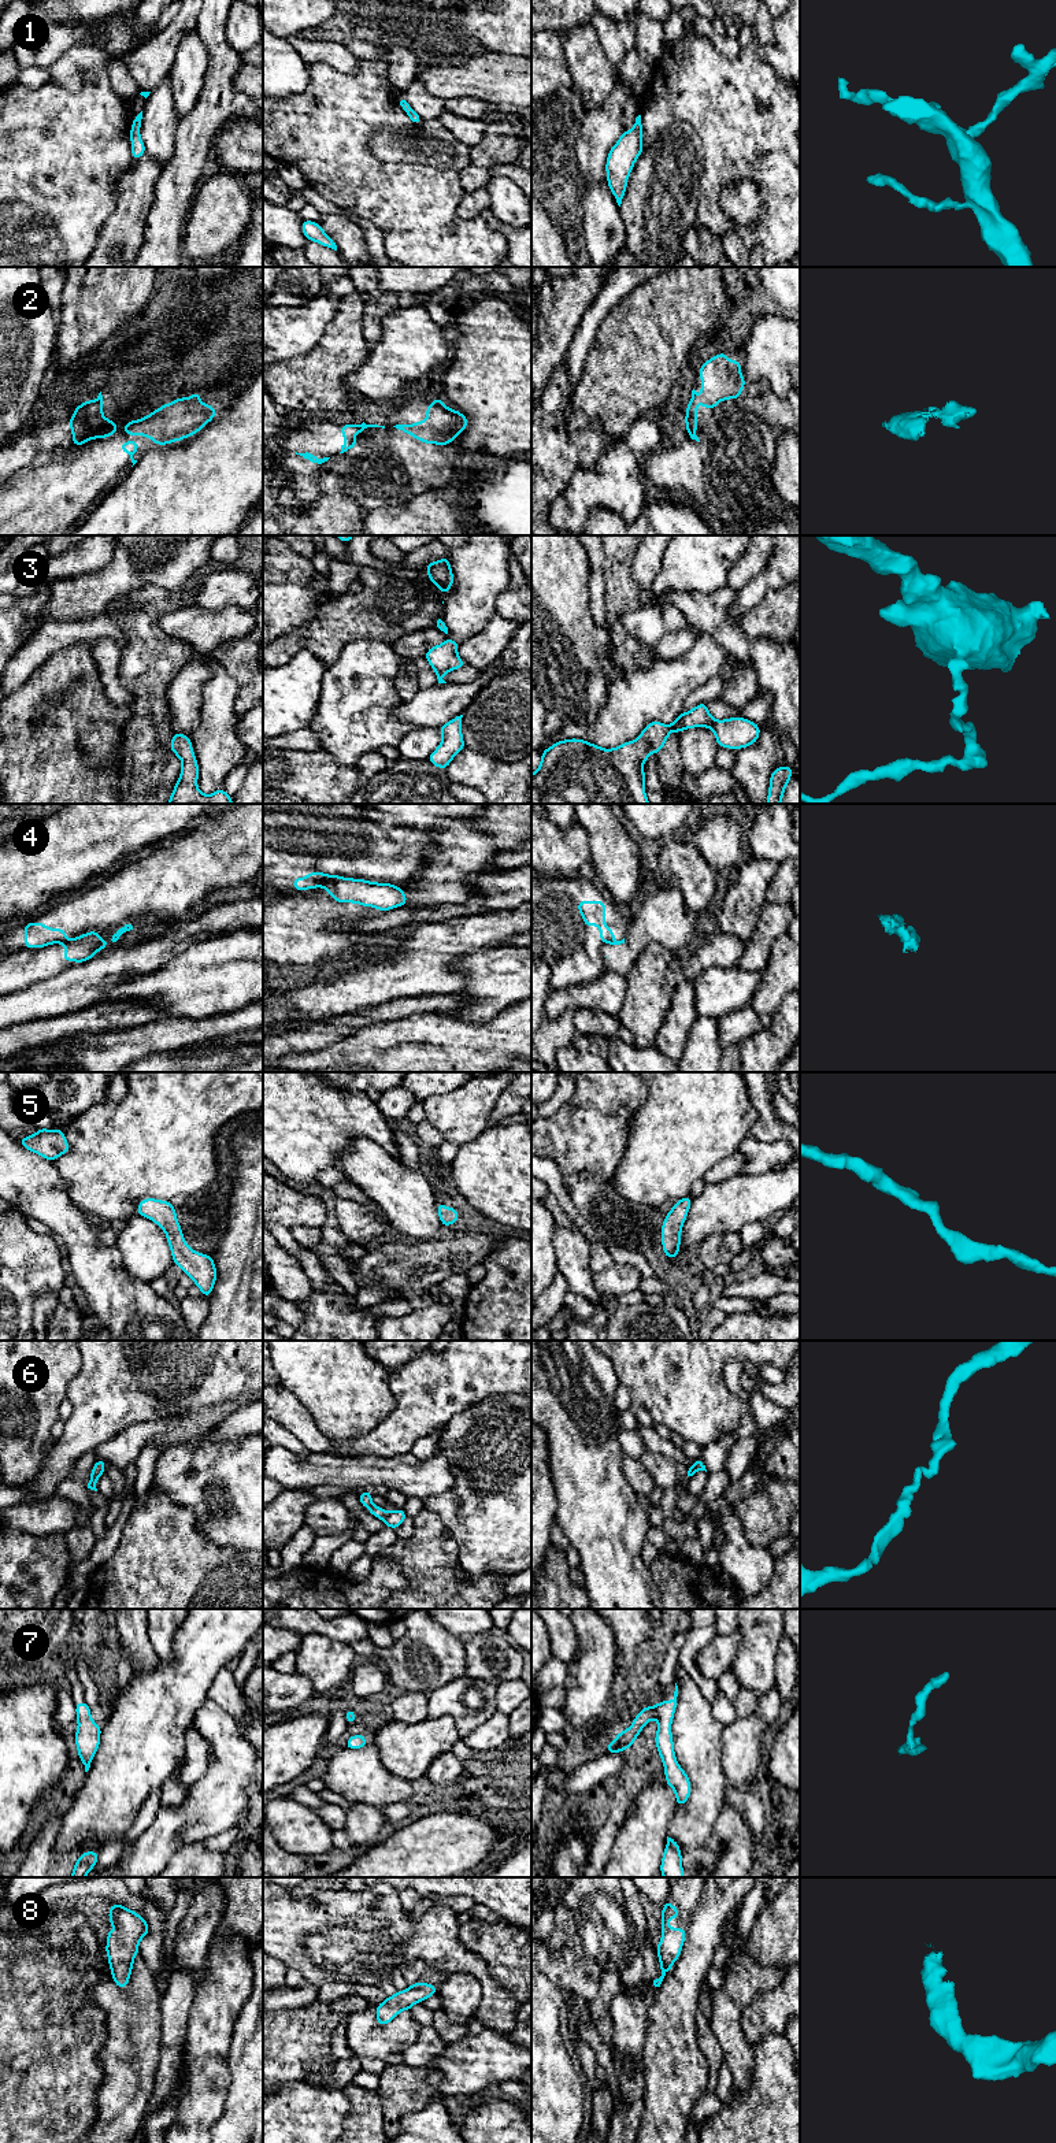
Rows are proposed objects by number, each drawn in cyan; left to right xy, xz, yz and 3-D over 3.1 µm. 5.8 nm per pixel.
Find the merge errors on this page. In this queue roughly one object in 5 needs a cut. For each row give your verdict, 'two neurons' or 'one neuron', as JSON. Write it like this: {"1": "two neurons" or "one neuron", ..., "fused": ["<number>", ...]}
{"1": "one neuron", "2": "two neurons", "3": "one neuron", "4": "two neurons", "5": "one neuron", "6": "one neuron", "7": "one neuron", "8": "one neuron", "fused": ["2", "4"]}

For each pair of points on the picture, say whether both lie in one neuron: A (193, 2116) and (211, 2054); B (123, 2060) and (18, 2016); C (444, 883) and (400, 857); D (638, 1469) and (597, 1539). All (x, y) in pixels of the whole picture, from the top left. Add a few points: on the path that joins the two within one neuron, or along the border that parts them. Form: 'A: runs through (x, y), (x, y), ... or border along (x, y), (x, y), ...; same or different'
A: runs through (202, 2101), (206, 2087), (206, 2069); same
B: border along (104, 2019), (104, 2043), (99, 2053), (100, 2083); different
C: border along (425, 853), (422, 866), (399, 886); different
D: border along (622, 1453), (622, 1474), (637, 1495); different

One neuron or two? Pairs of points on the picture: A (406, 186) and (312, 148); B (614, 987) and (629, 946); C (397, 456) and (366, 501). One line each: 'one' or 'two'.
A: one
B: two
C: one

